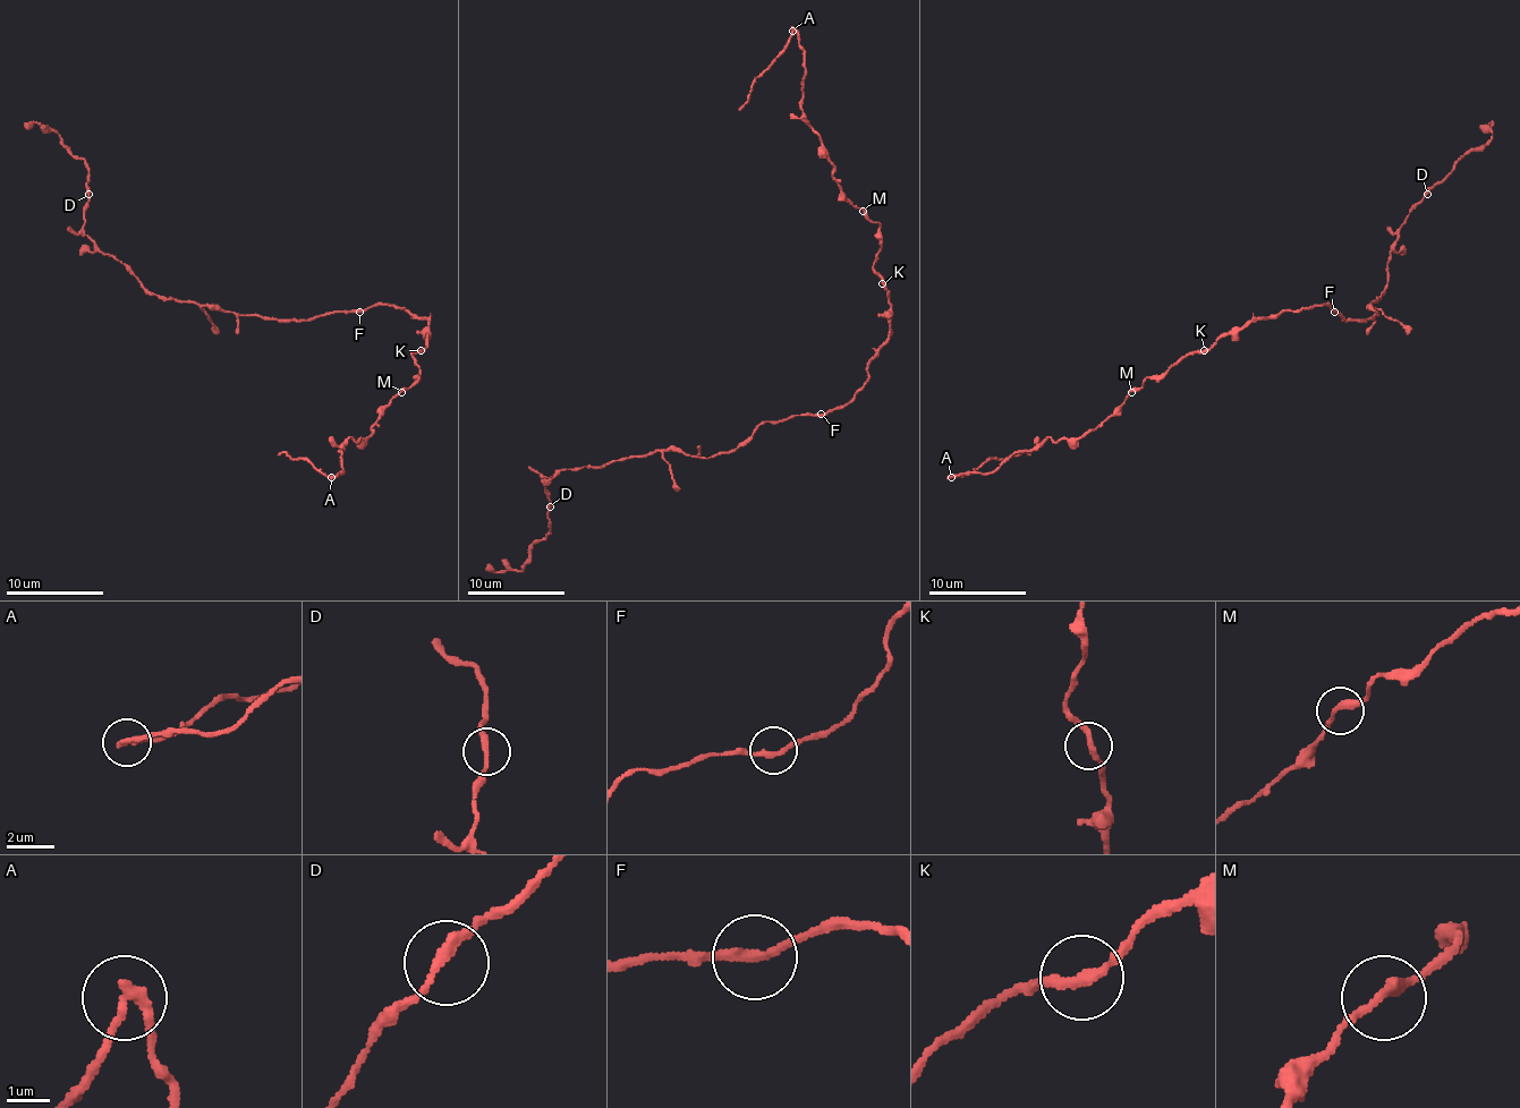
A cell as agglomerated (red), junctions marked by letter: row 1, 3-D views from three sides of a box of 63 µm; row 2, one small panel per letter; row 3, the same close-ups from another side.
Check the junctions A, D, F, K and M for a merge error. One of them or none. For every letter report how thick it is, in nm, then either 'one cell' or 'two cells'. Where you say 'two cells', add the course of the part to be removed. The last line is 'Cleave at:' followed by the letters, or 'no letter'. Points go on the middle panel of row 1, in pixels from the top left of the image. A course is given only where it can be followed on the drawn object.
A: 240 nm thick; two cells; foreign part runs (792, 30), (784, 49), (753, 84), (750, 99), (738, 110)
D: 240 nm thick; one cell
F: 220 nm thick; one cell
K: 240 nm thick; one cell
M: 240 nm thick; one cell
Cleave at: A

